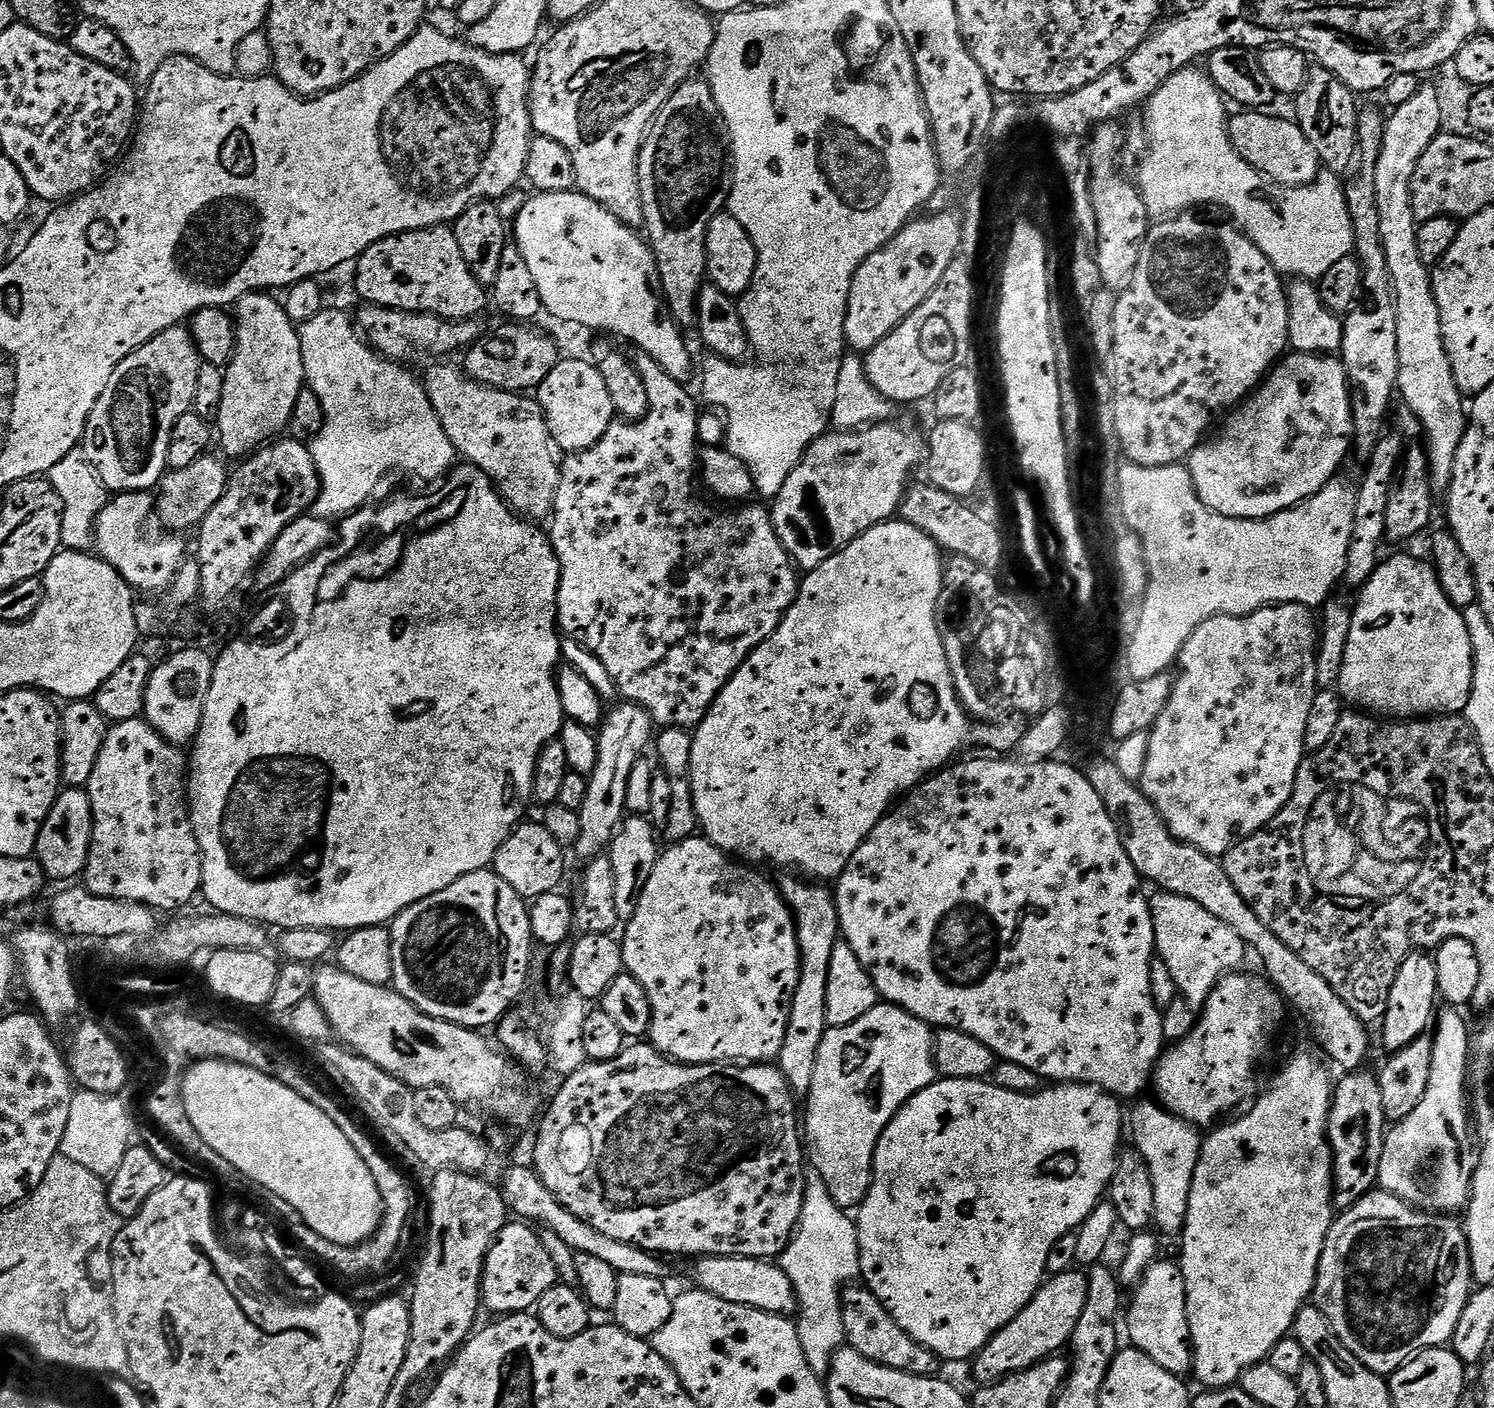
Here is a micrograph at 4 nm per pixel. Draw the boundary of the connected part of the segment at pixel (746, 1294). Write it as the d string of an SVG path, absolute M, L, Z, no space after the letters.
M702 1256L693 1264L696 1264L692 1268L695 1287L722 1298L722 1302L734 1302L738 1306L762 1310L775 1316L791 1317L797 1311L796 1291L779 1263L745 1256Z

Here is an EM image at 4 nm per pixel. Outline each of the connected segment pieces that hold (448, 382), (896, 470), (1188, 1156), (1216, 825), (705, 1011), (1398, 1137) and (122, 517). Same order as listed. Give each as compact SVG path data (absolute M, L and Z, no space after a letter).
M452 362L433 363L436 365L429 370L428 380L423 381L432 409L438 414L438 422L442 430L446 430L446 438L450 438L457 453L467 463L480 468L491 478L513 512L536 522L540 522L543 516L544 519L551 517L552 507L556 501L556 491L560 485L561 461L558 459L558 452L548 429L548 419L544 417L539 400L528 394L503 392L500 388L479 384L477 380L461 371L457 365L456 369L454 365L448 363Z
M895 422L879 423L855 431L829 430L819 436L794 466L786 486L774 497L771 505L772 521L782 546L792 557L797 569L811 570L822 566L826 558L840 552L866 530L893 519L899 513L904 494L913 479L912 471L926 460L926 440L916 436L912 428Z
M1152 1100L1140 1103L1133 1110L1130 1126L1133 1145L1146 1158L1154 1181L1153 1223L1157 1231L1159 1228L1164 1235L1179 1237L1183 1233L1186 1214L1189 1212L1189 1192L1200 1157L1201 1135L1193 1125Z
M1270 604L1267 608L1259 608L1253 612L1215 616L1202 622L1202 626L1198 626L1194 634L1190 634L1186 646L1182 646L1178 661L1180 673L1175 673L1169 701L1148 732L1146 768L1142 770L1142 778L1138 782L1146 798L1150 798L1150 802L1162 814L1173 836L1182 843L1193 844L1206 854L1222 858L1239 840L1267 828L1269 822L1286 806L1294 790L1294 782L1298 778L1300 763L1304 761L1306 755L1304 747L1306 722L1310 718L1310 706L1314 706L1318 695L1316 682L1318 620L1312 616L1315 616L1313 609L1307 608L1304 604Z
M697 834L667 845L656 859L654 870L650 870L650 878L646 878L646 890L642 890L642 898L638 898L638 910L634 910L634 918L623 925L624 936L620 949L624 955L624 972L638 978L642 982L642 990L646 990L646 998L650 998L652 1021L648 1036L650 1043L664 1056L677 1060L679 1064L722 1064L725 1062L743 1062L746 1064L763 1064L777 1059L782 1050L782 1042L786 1042L786 1030L790 1022L790 1006L794 998L794 990L800 981L800 946L796 933L796 920L792 910L780 894L779 887L771 884L764 876L755 872L755 867L733 858L714 846L703 835Z
M1444 1010L1435 1017L1430 1064L1430 1082L1426 1082L1426 1094L1422 1102L1414 1106L1406 1118L1395 1121L1384 1133L1382 1162L1378 1166L1379 1187L1406 1201L1421 1212L1433 1214L1456 1214L1467 1209L1468 1197L1472 1191L1474 1152L1468 1149L1470 1136L1470 1032L1468 1024L1459 1016L1459 1011Z
M151 491L121 492L109 499L96 519L94 552L114 566L114 570L118 570L121 578L137 593L167 593L186 559L183 538L183 535L158 527L154 519L154 496Z

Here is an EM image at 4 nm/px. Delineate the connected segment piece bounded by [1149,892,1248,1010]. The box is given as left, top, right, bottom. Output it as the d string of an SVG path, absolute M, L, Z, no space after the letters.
M1158 892L1149 897L1154 922L1157 957L1170 968L1179 995L1195 1010L1204 1007L1214 986L1227 972L1243 964L1248 947L1230 926L1203 910L1196 902L1172 893Z

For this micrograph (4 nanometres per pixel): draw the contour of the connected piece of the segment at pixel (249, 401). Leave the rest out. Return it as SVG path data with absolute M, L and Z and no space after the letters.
M251 292L234 308L236 353L223 369L222 402L214 421L225 457L244 458L275 441L283 433L280 431L291 425L294 402L306 387L297 325L286 314L283 303L272 296L275 295L268 292Z

